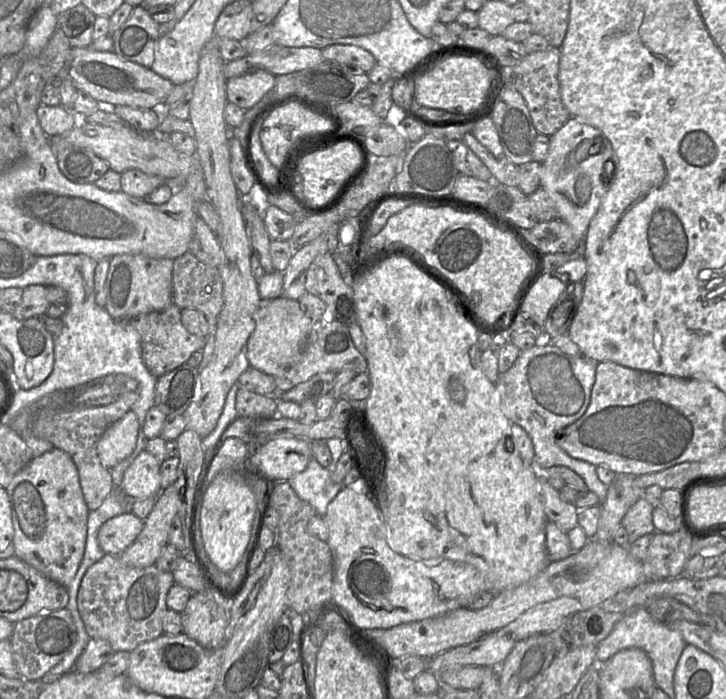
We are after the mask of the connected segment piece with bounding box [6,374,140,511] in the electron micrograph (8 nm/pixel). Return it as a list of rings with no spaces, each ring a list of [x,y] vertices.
[[[112,374],[74,389],[47,394],[6,423],[20,437],[22,431],[31,431],[35,437],[69,454],[78,470],[85,503],[89,511],[96,510],[114,491],[110,470],[102,465],[98,456],[98,440],[111,424],[131,410],[139,394],[140,385],[134,378],[125,374]]]

